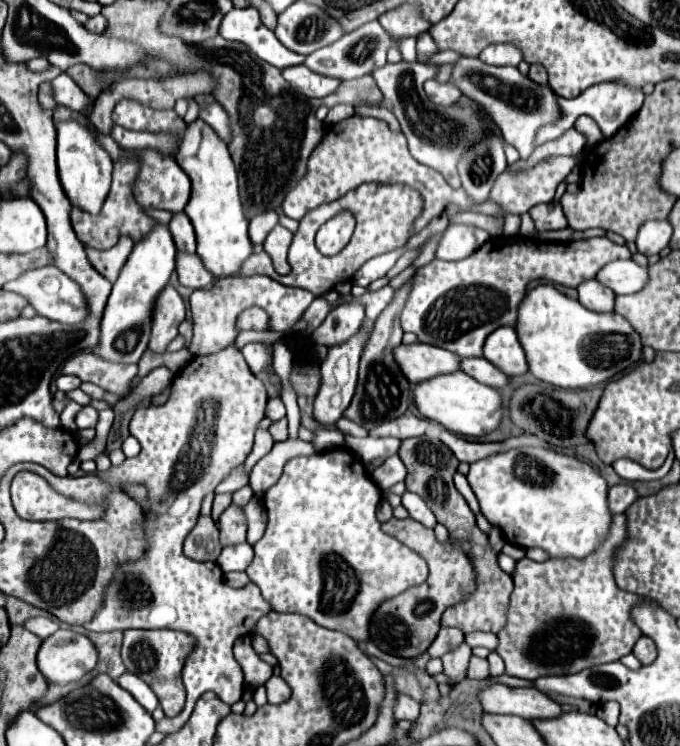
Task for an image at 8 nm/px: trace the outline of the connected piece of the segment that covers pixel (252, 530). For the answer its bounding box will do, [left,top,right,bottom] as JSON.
[244,497,266,545]

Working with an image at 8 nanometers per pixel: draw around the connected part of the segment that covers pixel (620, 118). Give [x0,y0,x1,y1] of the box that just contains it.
[536,81,642,145]

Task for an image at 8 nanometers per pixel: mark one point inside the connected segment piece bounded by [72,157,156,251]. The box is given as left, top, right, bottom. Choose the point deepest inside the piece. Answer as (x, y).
(121, 215)

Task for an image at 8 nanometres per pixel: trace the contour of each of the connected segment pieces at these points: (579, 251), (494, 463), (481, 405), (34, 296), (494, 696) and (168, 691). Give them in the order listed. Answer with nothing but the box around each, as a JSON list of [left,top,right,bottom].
[[402,237,628,357],[468,447,612,557],[412,371,502,437],[4,267,88,325],[480,685,562,721],[122,629,194,717]]

